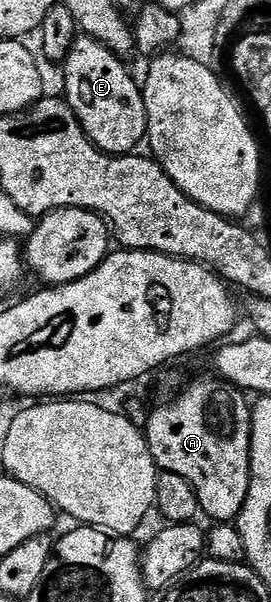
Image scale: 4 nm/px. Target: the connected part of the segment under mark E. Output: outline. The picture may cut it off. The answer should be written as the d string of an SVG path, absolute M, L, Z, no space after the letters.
M80 34L69 49L67 62L62 64L63 87L67 90L65 102L73 109L84 133L93 141L98 151L112 157L130 155L135 147L147 138L147 114L142 86L131 76L124 60L101 41Z

